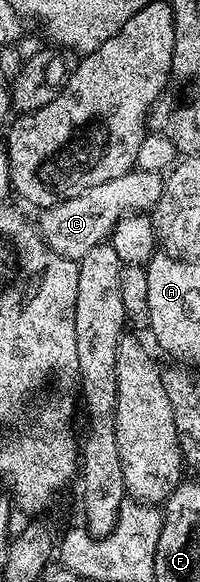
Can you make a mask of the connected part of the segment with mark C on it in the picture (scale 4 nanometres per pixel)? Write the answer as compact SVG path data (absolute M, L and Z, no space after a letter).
M157 171L125 172L120 178L100 182L100 186L92 186L92 190L84 190L84 194L76 198L68 198L45 209L39 215L42 217L36 220L36 227L42 233L46 245L56 254L77 262L84 254L88 254L88 250L92 250L92 246L107 243L114 227L125 216L130 213L146 214L157 209L163 183L163 177Z

